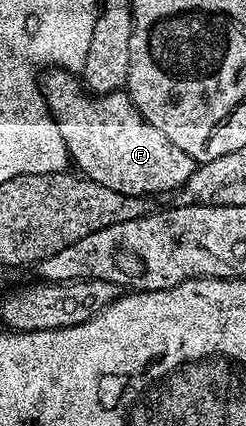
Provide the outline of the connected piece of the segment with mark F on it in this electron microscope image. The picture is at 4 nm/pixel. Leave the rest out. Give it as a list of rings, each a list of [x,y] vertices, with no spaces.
[[[51,70],[41,80],[43,96],[47,99],[47,109],[51,111],[51,117],[57,122],[61,130],[61,138],[67,147],[68,157],[76,164],[78,171],[87,179],[97,182],[101,186],[109,186],[109,190],[117,190],[117,194],[129,194],[130,196],[145,196],[154,198],[162,192],[174,193],[176,188],[193,174],[197,166],[185,150],[175,146],[173,142],[157,130],[143,115],[139,113],[139,107],[131,101],[126,91],[104,92],[102,94],[88,94],[80,77],[71,70]]]

